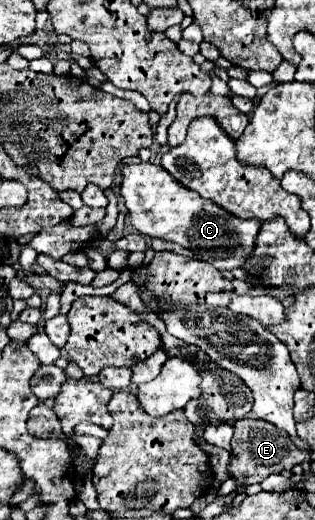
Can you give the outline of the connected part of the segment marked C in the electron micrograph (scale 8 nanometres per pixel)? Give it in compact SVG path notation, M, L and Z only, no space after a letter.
M152 162L122 166L120 194L128 208L130 222L140 234L176 242L192 250L198 260L204 260L222 272L242 268L256 248L256 236L260 232L258 218L244 220L224 208L216 208L212 200L204 200L200 194L184 188L162 166Z

